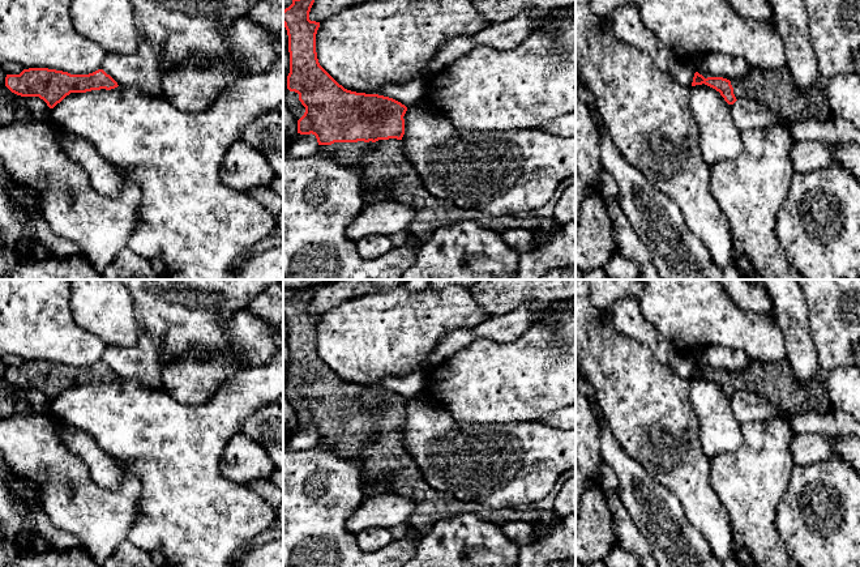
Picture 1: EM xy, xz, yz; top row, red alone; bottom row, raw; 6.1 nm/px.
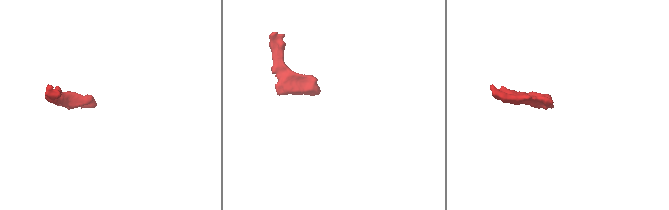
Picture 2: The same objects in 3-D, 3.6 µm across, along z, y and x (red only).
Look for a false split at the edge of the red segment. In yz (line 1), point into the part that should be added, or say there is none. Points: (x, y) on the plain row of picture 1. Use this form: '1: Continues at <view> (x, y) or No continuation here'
1: Continues at yz (775, 382)

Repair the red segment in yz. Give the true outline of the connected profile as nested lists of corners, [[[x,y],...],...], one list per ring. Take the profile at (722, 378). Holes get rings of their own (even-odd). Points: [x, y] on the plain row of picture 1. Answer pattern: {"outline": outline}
{"outline": [[[786,358],[778,362],[750,361],[744,370],[731,374],[723,370],[705,371],[696,364],[692,379],[702,376],[719,384],[728,397],[752,392],[792,415],[808,412],[827,415],[834,412],[823,375],[803,384]]]}

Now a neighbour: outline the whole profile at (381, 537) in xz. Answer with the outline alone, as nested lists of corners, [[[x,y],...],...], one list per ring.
[[[373,526],[356,534],[358,546],[367,553],[380,551],[395,540],[390,528]]]

